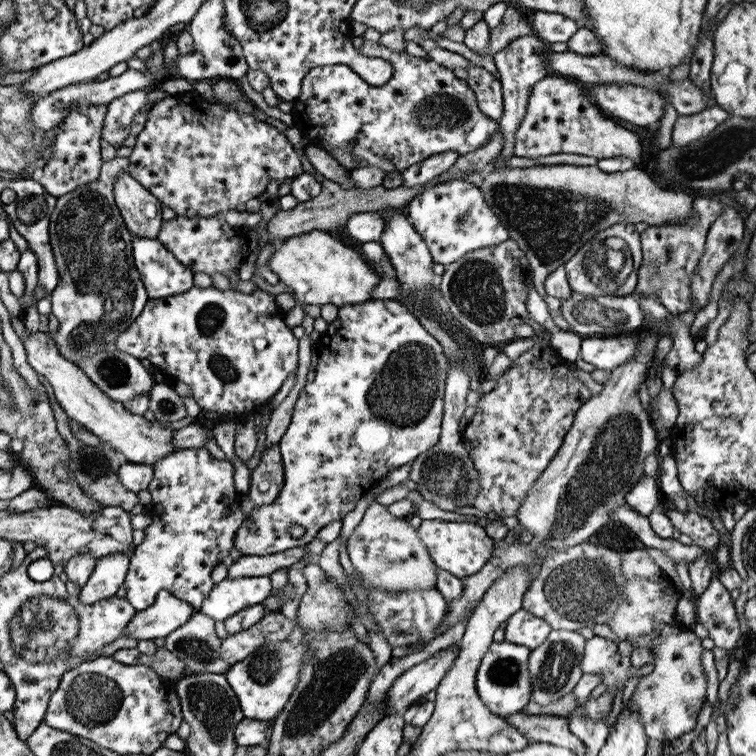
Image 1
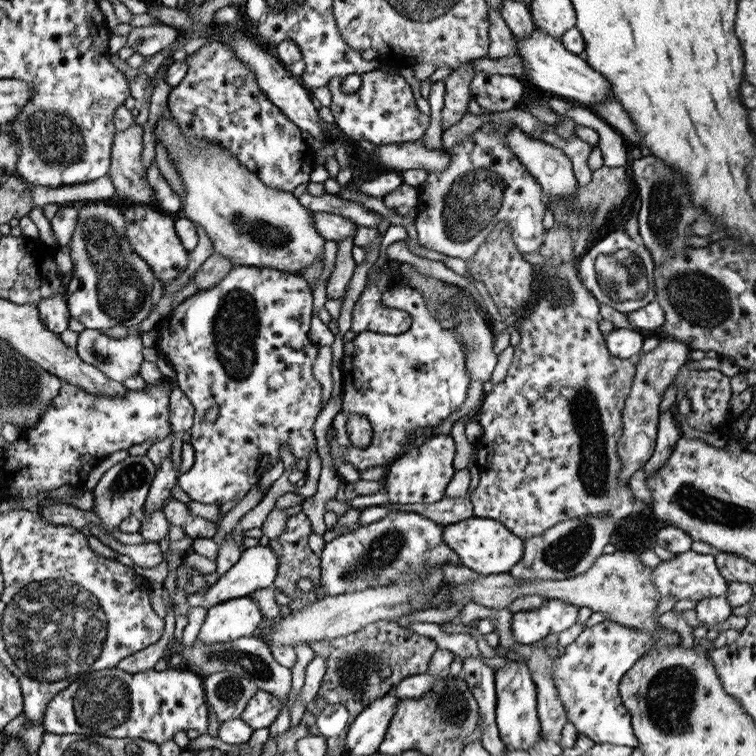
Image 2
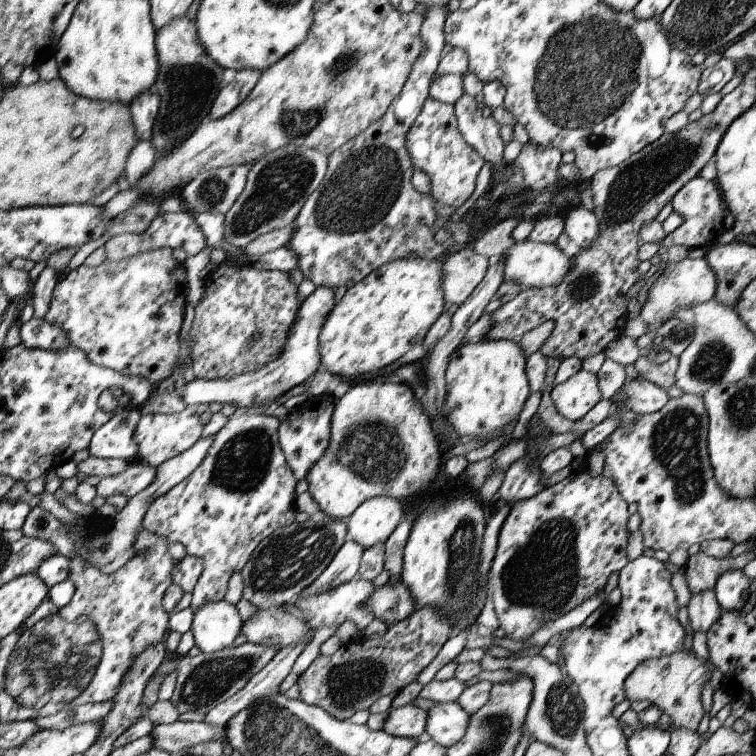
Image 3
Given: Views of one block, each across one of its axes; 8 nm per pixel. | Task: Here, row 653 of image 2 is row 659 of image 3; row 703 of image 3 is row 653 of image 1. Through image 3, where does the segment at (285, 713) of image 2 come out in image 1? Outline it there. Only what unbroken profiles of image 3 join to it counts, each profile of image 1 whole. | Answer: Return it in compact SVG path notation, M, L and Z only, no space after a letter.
M199 611L186 624L164 638L166 648L184 662L187 674L226 673L231 664L220 660L222 639L216 635L214 621Z

